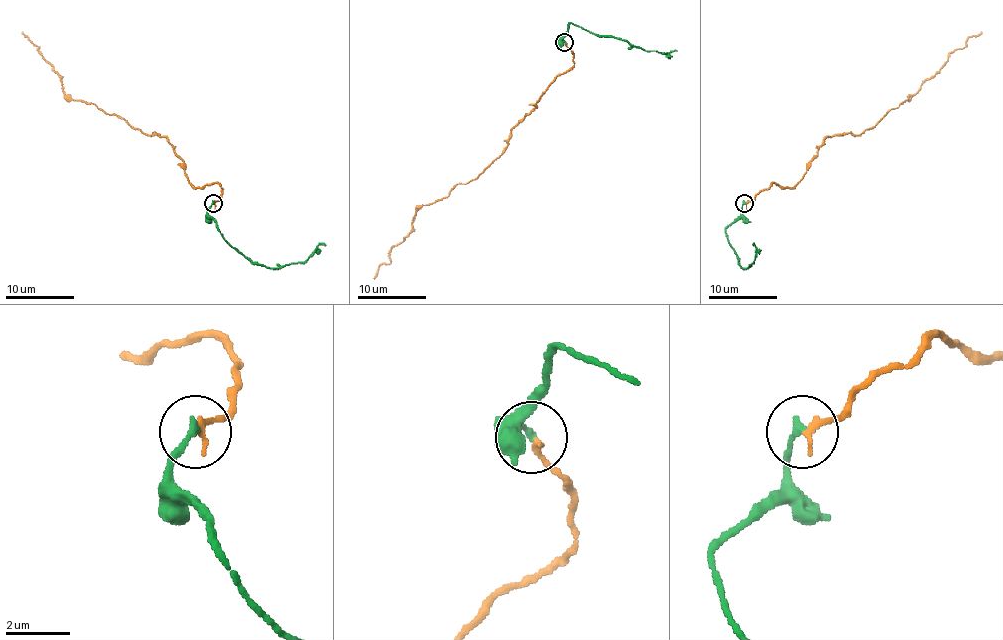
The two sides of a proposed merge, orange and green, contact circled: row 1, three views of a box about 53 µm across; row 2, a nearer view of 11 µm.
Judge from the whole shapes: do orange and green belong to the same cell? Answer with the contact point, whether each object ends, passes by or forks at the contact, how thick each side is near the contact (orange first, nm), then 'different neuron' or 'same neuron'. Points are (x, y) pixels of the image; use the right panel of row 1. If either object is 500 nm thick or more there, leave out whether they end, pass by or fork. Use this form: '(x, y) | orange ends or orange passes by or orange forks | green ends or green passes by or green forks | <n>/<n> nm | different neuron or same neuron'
(744, 203) | orange ends | green ends | 200/240 nm | same neuron

